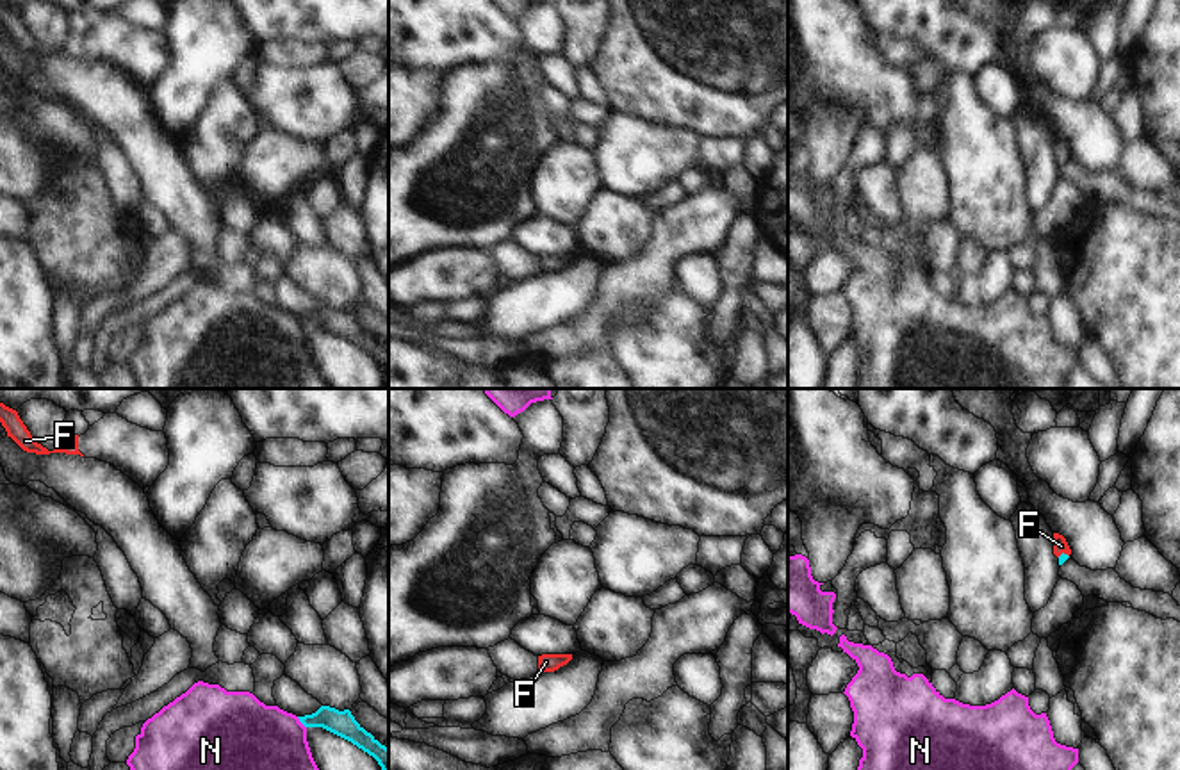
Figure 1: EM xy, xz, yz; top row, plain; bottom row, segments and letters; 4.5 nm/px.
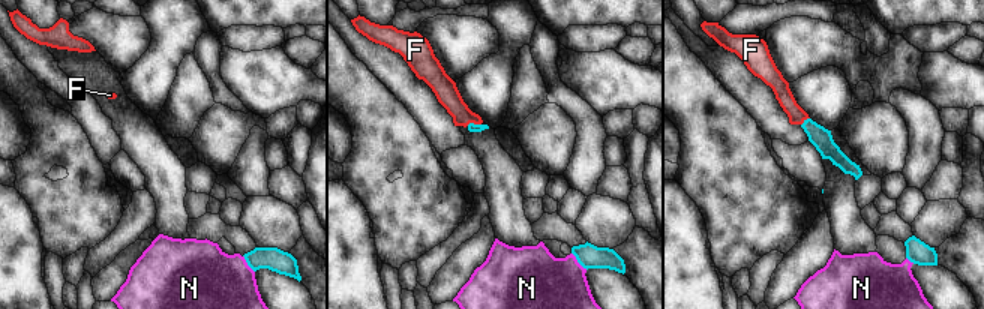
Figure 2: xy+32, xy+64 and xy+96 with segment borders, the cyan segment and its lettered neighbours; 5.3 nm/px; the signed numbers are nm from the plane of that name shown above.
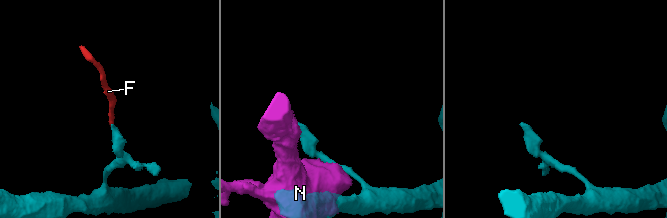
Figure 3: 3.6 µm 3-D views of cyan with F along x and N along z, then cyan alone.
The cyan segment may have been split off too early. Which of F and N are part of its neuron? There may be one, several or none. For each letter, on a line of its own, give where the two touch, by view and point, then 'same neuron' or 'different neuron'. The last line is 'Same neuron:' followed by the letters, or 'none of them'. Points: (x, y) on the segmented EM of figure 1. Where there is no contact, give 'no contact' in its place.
F: meets cyan in yz at (1063, 553); same neuron
N: meets cyan in xy at (300, 720); different neuron
Same neuron: F

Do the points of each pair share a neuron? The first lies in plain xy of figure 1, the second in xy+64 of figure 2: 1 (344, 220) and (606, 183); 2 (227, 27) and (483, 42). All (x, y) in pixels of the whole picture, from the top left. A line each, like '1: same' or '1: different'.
1: same
2: different

